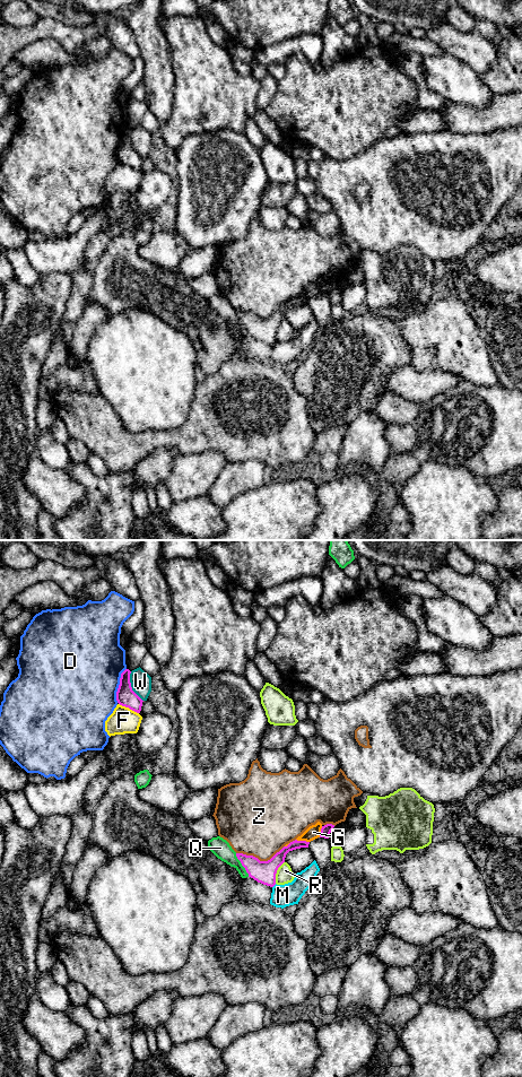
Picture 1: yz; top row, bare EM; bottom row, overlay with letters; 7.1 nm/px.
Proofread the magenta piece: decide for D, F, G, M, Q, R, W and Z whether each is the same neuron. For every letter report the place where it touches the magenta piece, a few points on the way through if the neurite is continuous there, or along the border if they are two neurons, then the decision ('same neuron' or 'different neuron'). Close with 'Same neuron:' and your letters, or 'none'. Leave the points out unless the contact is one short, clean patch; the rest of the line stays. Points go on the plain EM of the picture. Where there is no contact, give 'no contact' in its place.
D: meets magenta in yz at (119, 142); different neuron
F: meets magenta in yz at (129, 165); different neuron
G: meets magenta in yz at (303, 298); different neuron
M: meets magenta in yz at (273, 342); different neuron
Q: meets magenta in yz at (242, 322); different neuron
R: meets magenta in yz at (276, 330); different neuron
W: meets magenta in yz at (130, 144); different neuron
Z: meets magenta in yz at (259, 318); different neuron
Same neuron: none

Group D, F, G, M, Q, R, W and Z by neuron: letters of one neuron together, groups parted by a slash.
D / F / G R / M / Q / W / Z

